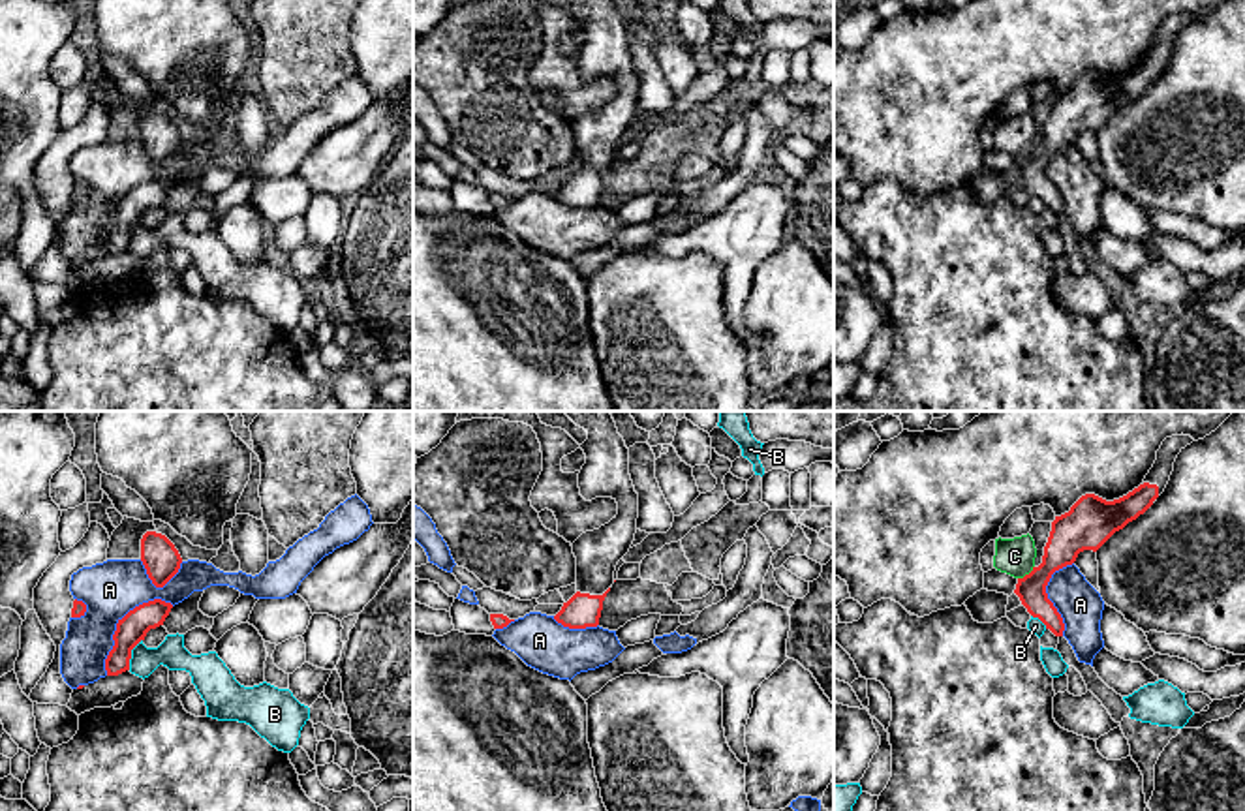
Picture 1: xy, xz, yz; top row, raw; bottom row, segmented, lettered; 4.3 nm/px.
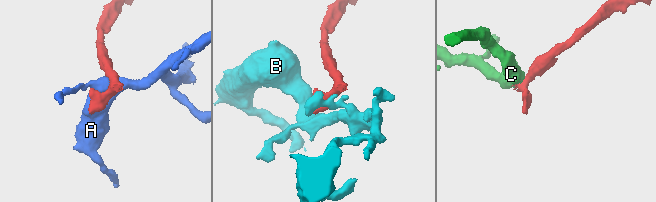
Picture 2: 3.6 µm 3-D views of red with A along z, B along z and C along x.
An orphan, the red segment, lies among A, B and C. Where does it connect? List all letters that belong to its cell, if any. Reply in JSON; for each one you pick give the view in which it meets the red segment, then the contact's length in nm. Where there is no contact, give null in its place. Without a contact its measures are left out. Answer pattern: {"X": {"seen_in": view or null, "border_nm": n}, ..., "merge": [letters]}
{"merge": []}

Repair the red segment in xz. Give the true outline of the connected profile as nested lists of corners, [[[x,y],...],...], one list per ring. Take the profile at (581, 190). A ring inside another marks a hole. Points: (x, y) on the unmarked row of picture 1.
[[[573,0],[588,11],[580,24],[586,43],[578,53],[586,81],[612,77],[618,94],[605,105],[582,113],[571,126],[576,137],[576,173],[554,195],[569,208],[597,207],[603,180],[614,163],[614,150],[629,131],[638,98],[638,73],[629,54],[629,28],[614,0]]]

